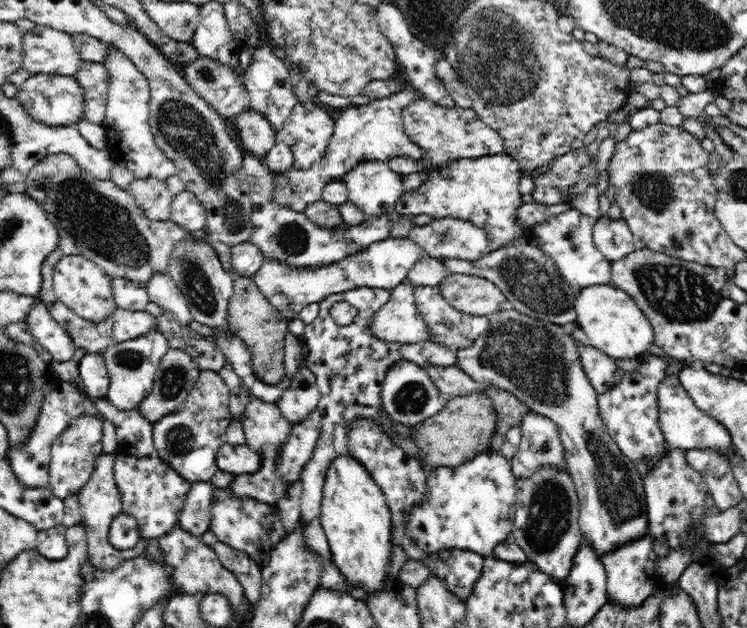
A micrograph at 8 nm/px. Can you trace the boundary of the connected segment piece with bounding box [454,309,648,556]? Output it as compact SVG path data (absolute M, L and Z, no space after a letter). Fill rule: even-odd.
M502 310L490 317L490 331L481 334L472 346L456 349L456 364L472 380L492 388L500 388L513 394L532 413L546 416L558 427L565 451L567 472L574 482L579 496L579 527L582 536L598 555L616 550L618 546L630 544L647 536L647 506L644 480L638 466L625 457L610 437L608 428L599 414L597 392L588 380L578 357L576 339L564 329L564 325L550 324L535 319L518 310Z

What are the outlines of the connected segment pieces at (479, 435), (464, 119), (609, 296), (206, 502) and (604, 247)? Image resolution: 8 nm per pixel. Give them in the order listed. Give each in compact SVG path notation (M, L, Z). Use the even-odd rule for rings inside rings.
M476 391L464 396L444 398L439 412L412 427L411 435L412 441L418 447L420 463L432 469L456 468L466 464L476 455L488 451L496 428L497 413L493 400L486 392Z
M418 97L402 110L402 124L406 135L424 150L422 162L430 167L447 165L459 158L478 158L506 153L502 137L470 109L443 107Z
M611 284L590 285L576 291L574 310L577 315L575 323L586 333L590 346L614 360L643 359L650 346L655 344L648 317L638 308L633 297Z
M209 482L191 484L177 522L184 531L202 536L209 530L214 488Z
M601 216L593 226L593 241L606 259L614 262L634 250L636 237L624 219Z

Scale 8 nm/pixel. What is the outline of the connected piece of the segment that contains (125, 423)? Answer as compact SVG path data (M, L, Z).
M97 397L95 405L98 414L104 415L116 427L117 452L120 455L158 455L153 444L154 423L149 422L139 411L118 410L105 397Z

